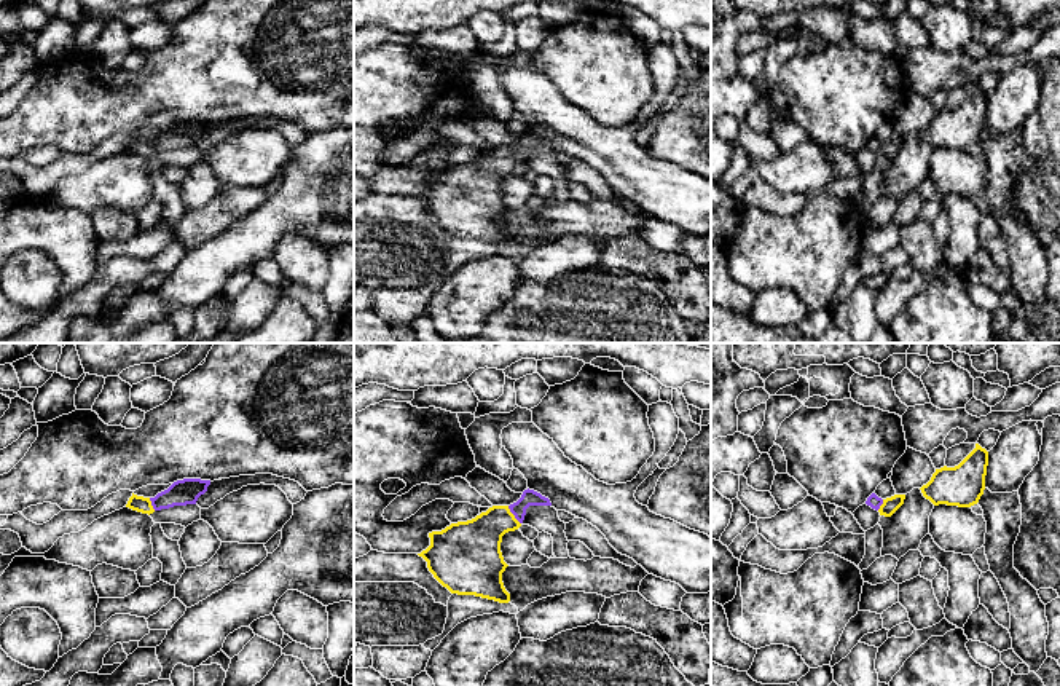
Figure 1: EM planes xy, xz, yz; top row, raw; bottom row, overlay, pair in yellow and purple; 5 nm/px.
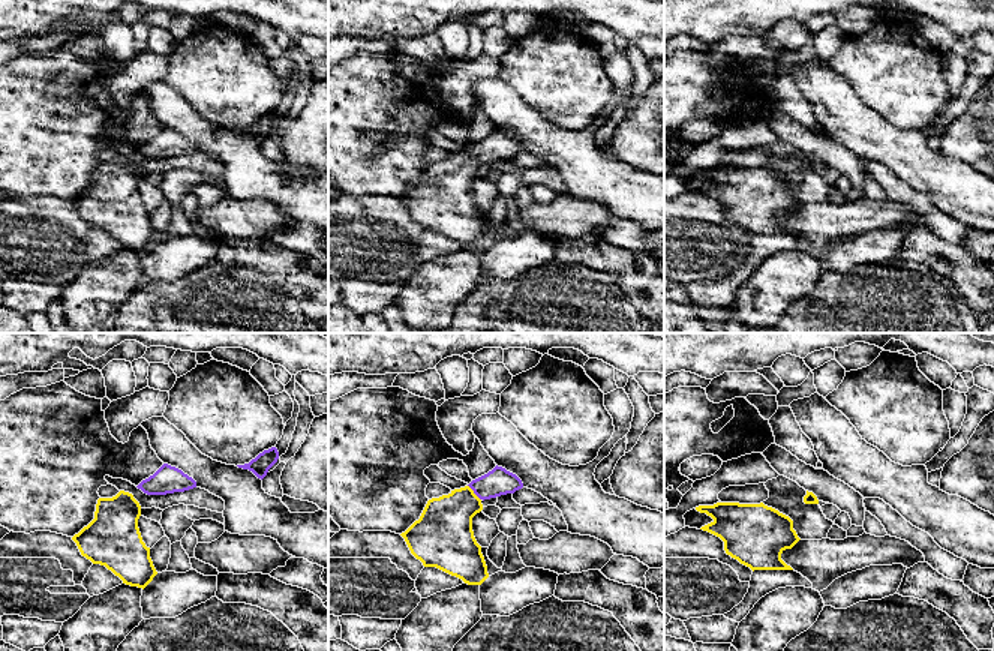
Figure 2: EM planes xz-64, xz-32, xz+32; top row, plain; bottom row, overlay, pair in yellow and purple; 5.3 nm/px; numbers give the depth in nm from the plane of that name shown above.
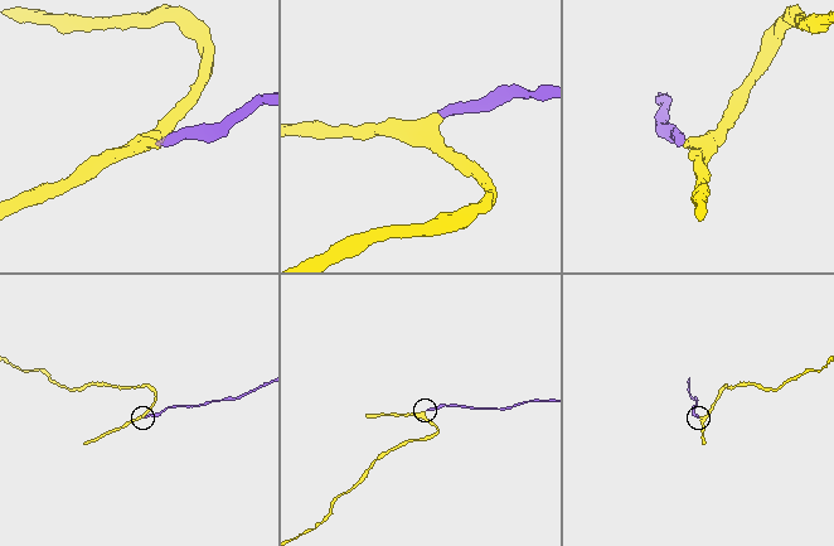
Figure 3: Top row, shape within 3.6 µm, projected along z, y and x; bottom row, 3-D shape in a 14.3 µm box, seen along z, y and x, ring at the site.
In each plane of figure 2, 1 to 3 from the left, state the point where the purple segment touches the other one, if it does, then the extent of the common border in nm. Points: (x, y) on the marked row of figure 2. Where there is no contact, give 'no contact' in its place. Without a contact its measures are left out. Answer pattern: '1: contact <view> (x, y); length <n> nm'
1: no contact
2: contact xz-32 (473, 492); length 110 nm
3: no contact

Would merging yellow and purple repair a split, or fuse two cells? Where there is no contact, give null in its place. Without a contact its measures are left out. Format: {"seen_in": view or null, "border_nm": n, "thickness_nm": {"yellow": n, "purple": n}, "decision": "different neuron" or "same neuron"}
{"seen_in": "xz", "border_nm": 120, "thickness_nm": {"yellow": 260, "purple": 80}, "decision": "same neuron"}

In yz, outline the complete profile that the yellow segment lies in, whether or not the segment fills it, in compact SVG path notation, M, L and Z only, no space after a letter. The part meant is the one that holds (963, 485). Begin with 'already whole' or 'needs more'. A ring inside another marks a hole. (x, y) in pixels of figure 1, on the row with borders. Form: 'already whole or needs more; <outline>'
already whole; M976 444L958 466L936 469L931 480L920 490L934 506L971 507L983 495L987 466L988 451Z

